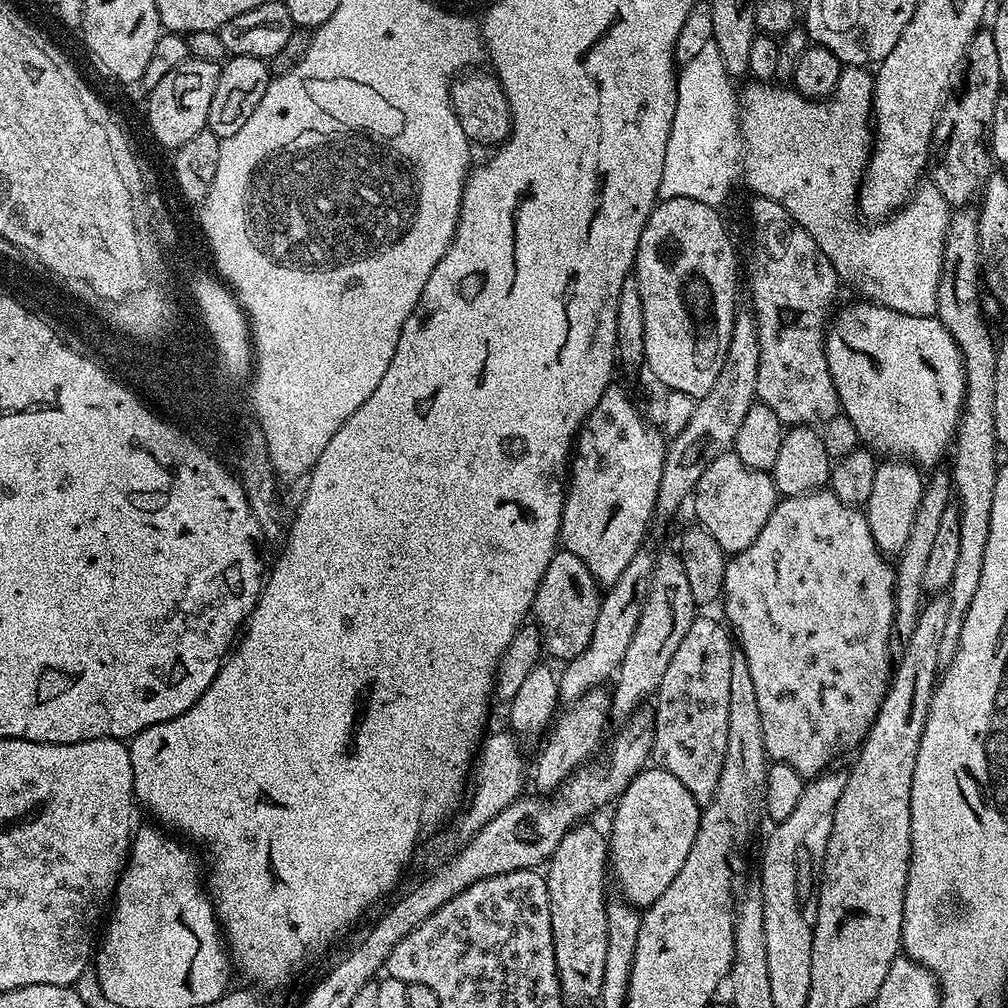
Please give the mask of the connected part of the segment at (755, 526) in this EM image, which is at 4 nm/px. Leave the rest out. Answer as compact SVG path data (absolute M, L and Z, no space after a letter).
M725 450L718 458L714 458L714 462L710 462L710 466L706 466L706 470L702 470L702 476L698 478L690 500L690 505L692 504L697 518L700 519L697 520L699 527L708 531L726 554L746 550L746 546L750 546L750 542L754 542L754 538L762 534L762 526L766 526L766 518L770 518L777 503L778 493L771 475L768 472L755 472L732 450Z

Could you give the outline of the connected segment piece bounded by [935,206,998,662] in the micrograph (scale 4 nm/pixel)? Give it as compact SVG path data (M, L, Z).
M960 206L949 215L948 229L942 254L942 274L938 282L936 319L946 326L950 338L958 346L964 358L964 410L954 437L954 451L950 475L954 485L954 496L960 510L958 563L954 578L950 578L950 618L942 637L941 661L951 660L956 653L958 638L962 634L962 622L978 582L982 582L982 562L986 558L986 542L990 542L990 509L994 507L996 493L996 448L998 441L994 430L994 366L996 349L994 336L988 333L988 324L980 313L982 296L982 261L980 258L980 235L978 234L978 212L972 206Z

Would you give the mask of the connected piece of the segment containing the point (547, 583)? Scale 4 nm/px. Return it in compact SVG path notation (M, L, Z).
M556 551L550 558L550 566L546 566L542 574L542 582L538 582L530 613L531 619L540 629L544 652L560 660L559 662L578 658L578 654L582 654L582 650L590 646L590 638L598 622L601 599L601 585L597 584L594 574L586 570L586 562L582 562L578 554Z

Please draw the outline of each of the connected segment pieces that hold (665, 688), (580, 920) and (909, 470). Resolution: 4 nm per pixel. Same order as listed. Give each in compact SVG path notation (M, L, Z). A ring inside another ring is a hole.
M704 614L697 615L696 620L690 622L690 630L686 630L686 638L682 638L674 658L670 658L670 666L666 674L662 674L662 682L654 697L656 733L651 759L662 770L674 774L701 806L714 798L726 758L730 658L734 640L729 629L721 624Z
M580 822L558 842L554 854L546 865L548 897L550 898L550 926L554 938L554 962L565 1001L588 1004L599 1001L602 990L602 973L606 967L606 914L608 905L604 896L604 868L609 865L608 842L592 822Z
M888 458L885 461L885 464L883 461L876 465L874 486L870 489L866 515L870 534L874 534L878 550L885 554L899 554L906 546L906 540L910 538L910 529L914 527L914 514L918 514L926 480L923 475L920 477L921 469L911 459Z

